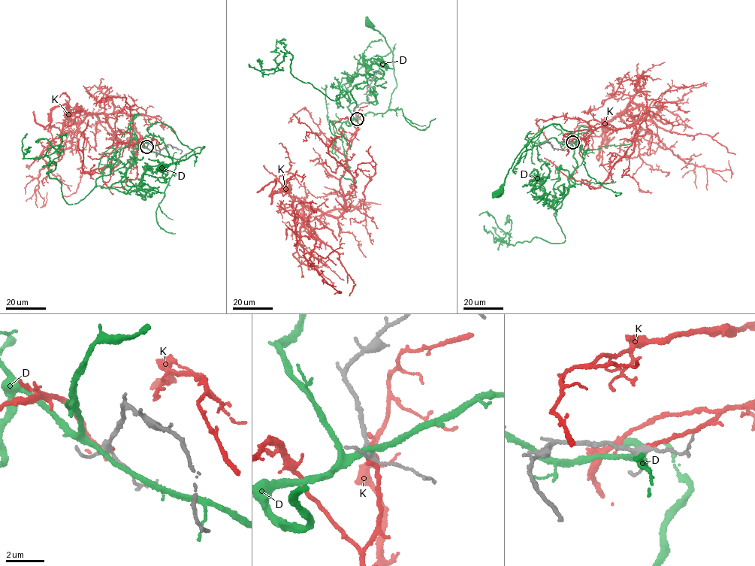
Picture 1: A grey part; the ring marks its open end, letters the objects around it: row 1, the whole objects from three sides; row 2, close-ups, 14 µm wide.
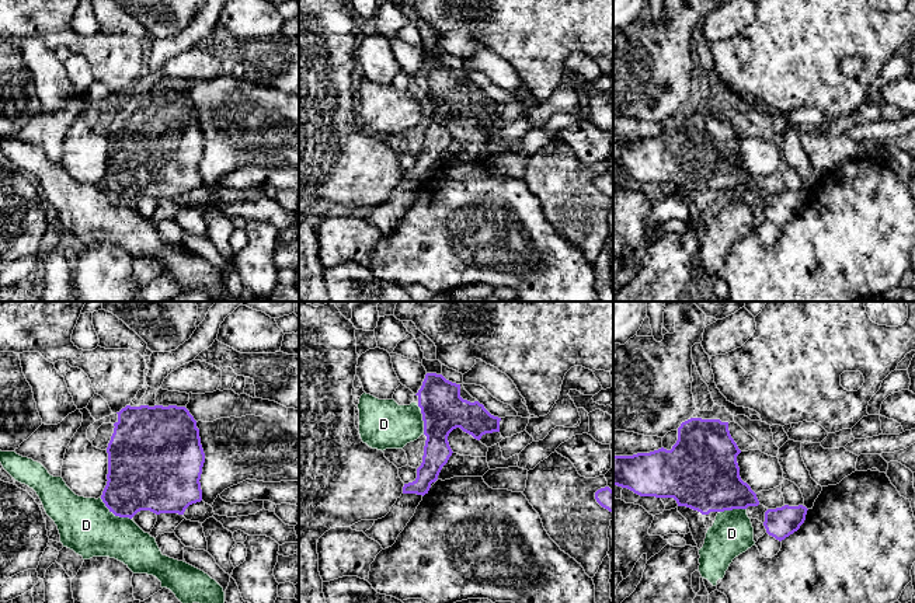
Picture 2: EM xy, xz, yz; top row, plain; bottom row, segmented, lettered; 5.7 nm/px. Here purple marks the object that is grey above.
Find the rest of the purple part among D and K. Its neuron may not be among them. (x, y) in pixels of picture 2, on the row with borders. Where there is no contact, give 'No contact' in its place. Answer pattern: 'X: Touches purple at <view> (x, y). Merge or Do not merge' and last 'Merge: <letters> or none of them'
D: Touches purple at xy (115, 515). Do not merge
K: No contact. Merge
Merge: K

